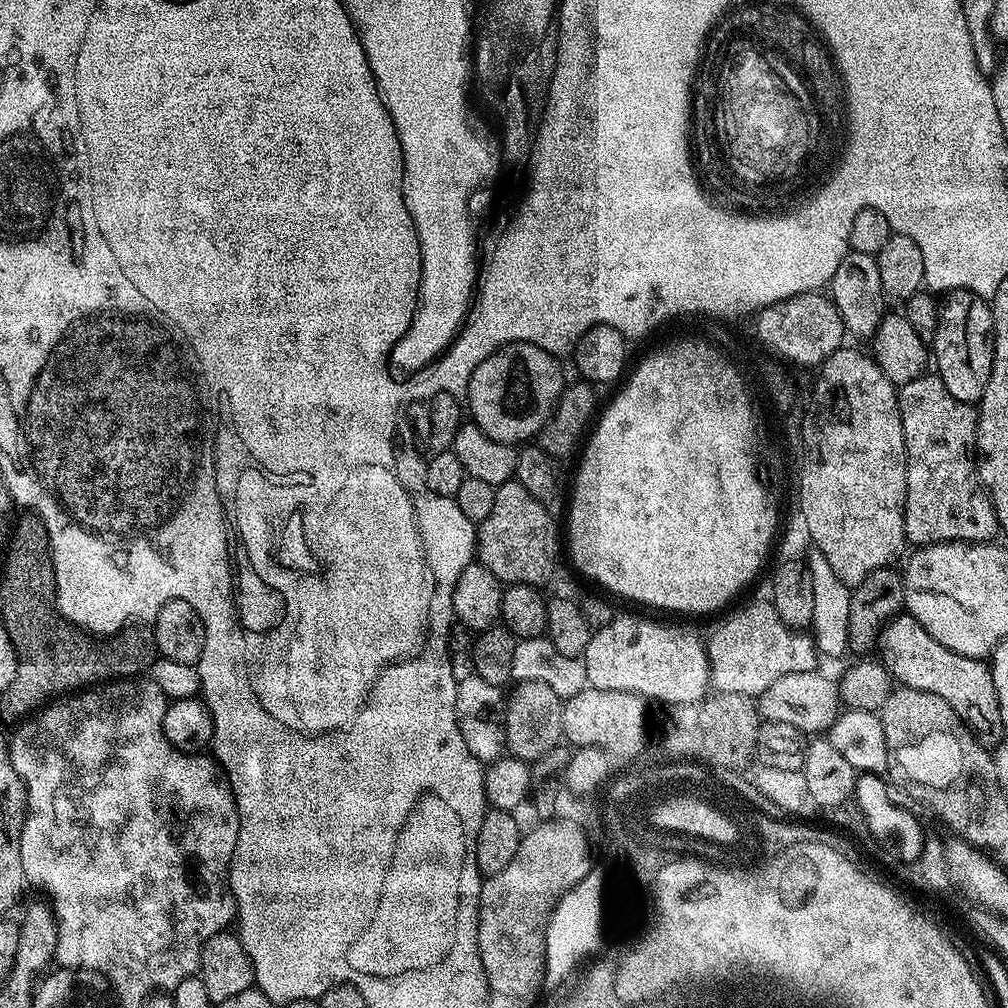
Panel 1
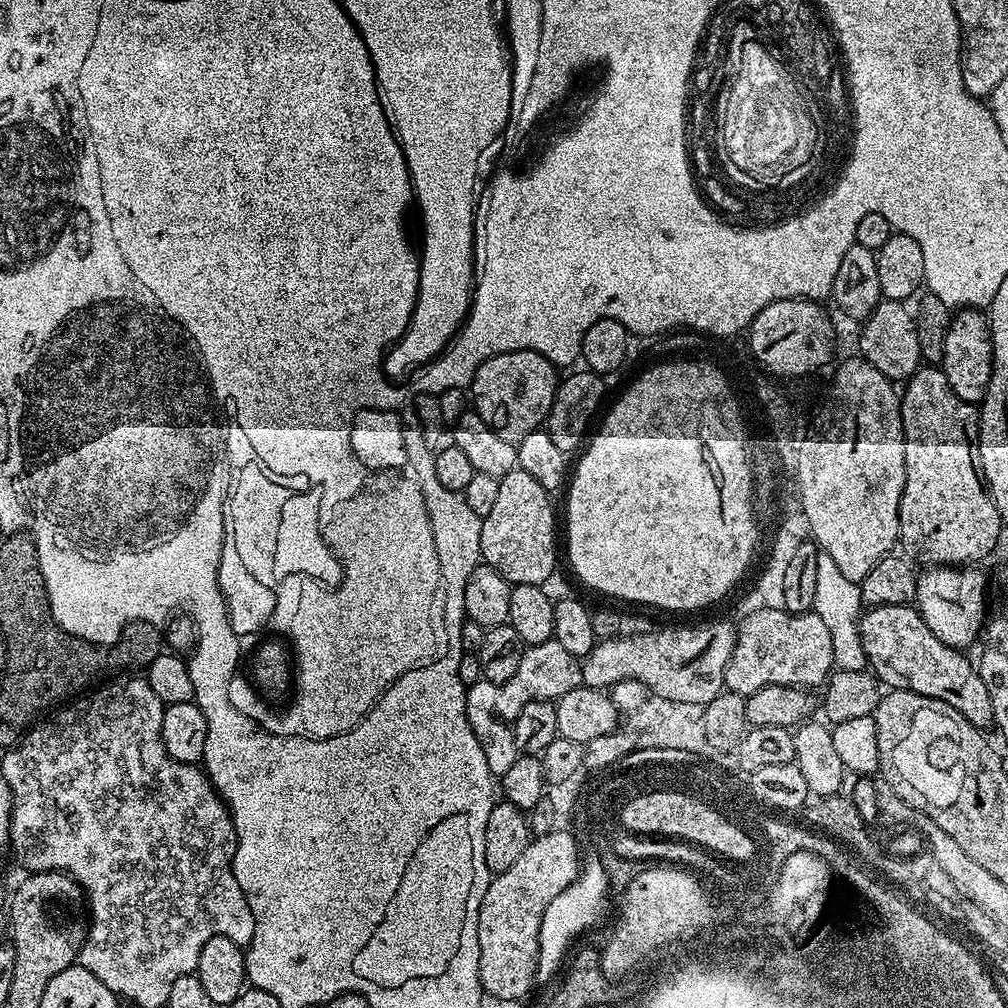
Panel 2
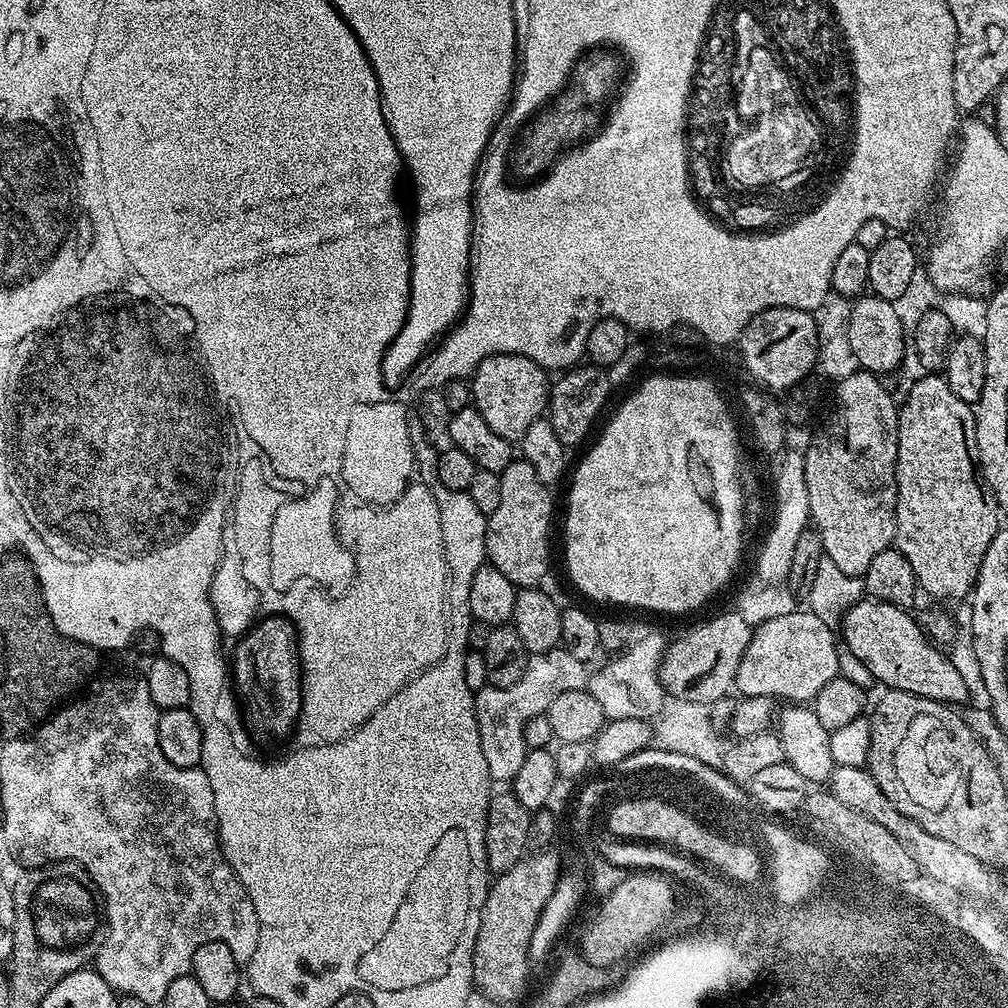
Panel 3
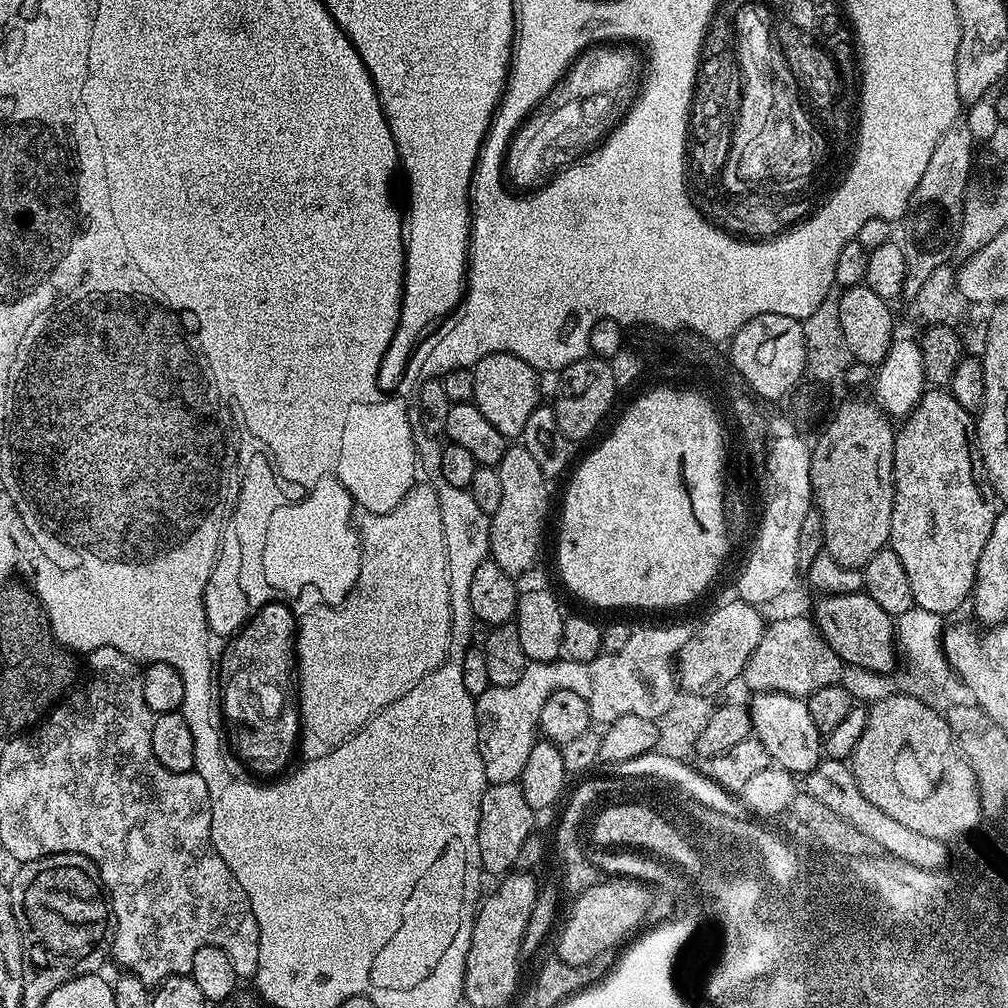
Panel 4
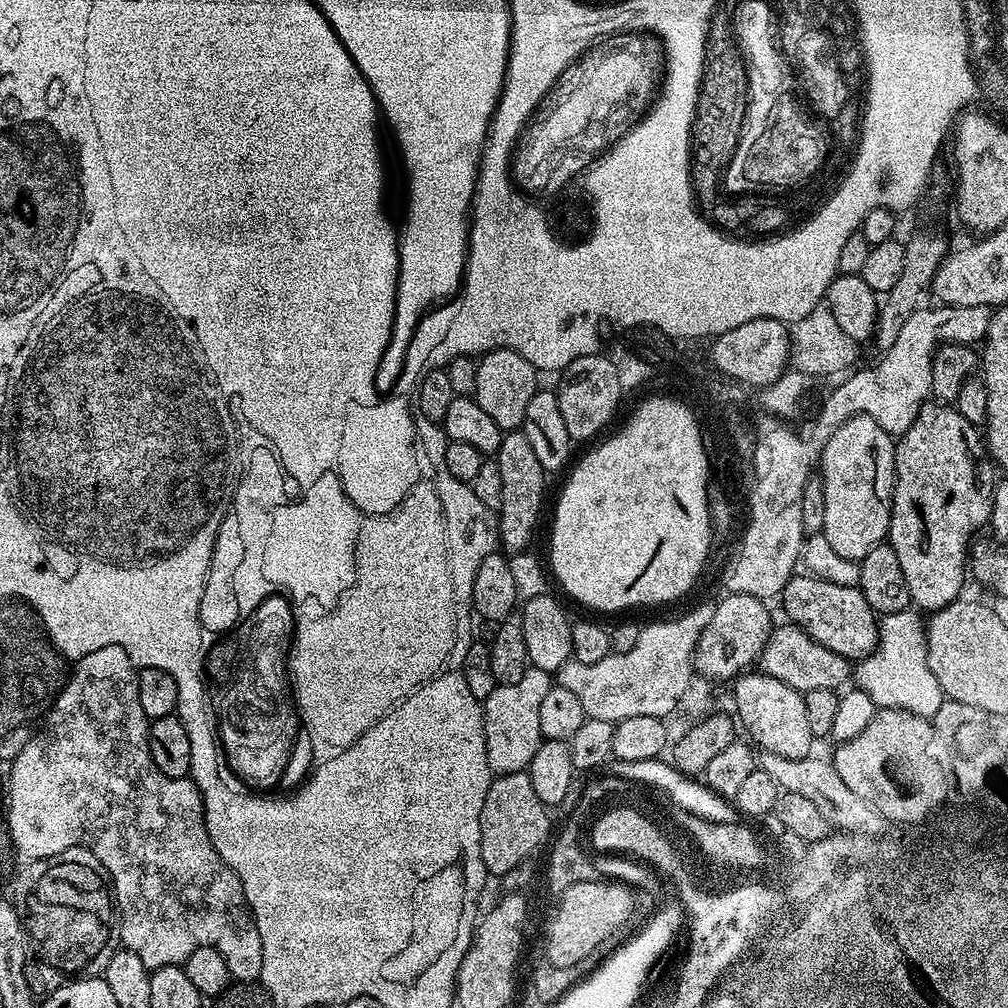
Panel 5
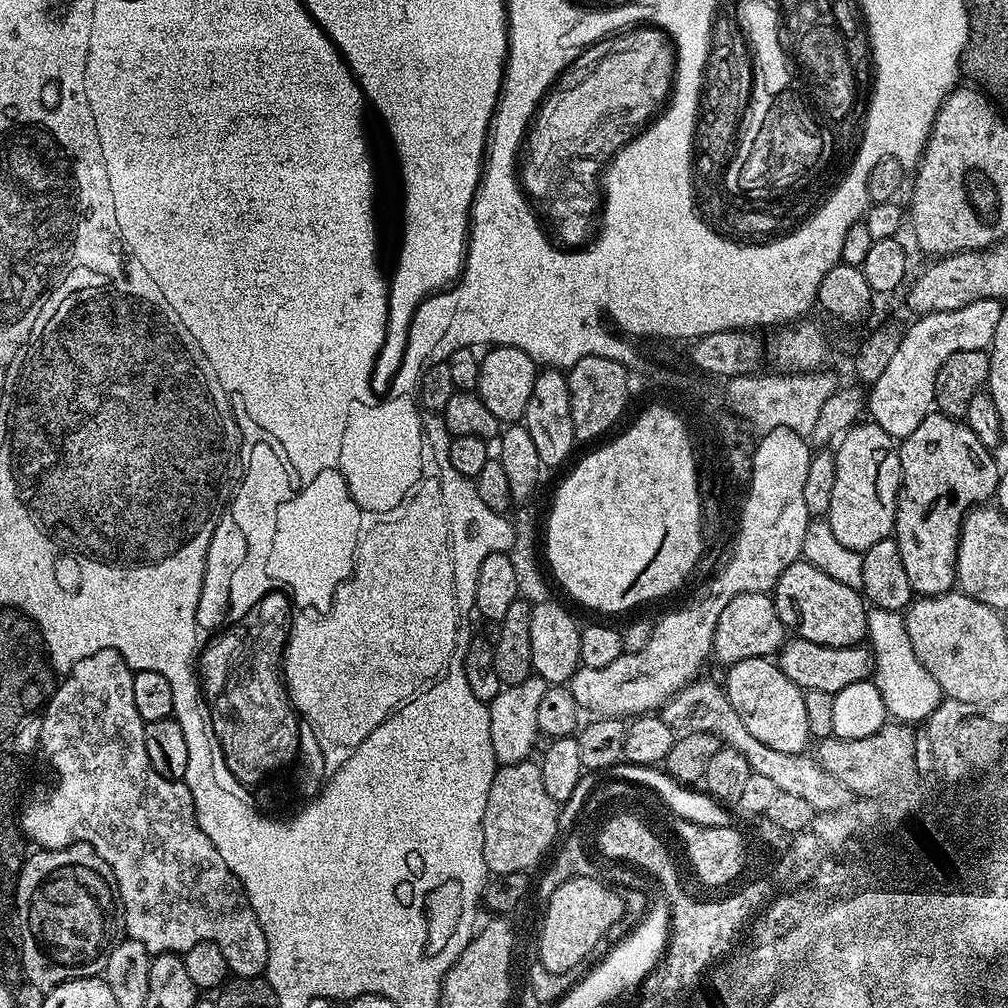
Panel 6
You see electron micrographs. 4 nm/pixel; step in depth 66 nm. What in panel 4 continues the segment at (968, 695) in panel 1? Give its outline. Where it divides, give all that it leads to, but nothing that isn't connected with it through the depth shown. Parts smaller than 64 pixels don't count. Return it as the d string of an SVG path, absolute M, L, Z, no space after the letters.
M863 590L833 596L824 594L819 599L816 609L810 612L811 619L841 662L879 674L891 673L898 657L893 617L888 616L886 610L882 610L882 606L878 606L878 602L874 602L874 598L870 598Z

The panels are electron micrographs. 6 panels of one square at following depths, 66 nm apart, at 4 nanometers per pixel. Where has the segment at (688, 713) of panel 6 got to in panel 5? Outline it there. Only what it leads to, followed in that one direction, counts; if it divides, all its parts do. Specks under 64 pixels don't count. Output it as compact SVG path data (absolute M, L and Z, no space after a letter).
M761 751L758 756L758 768L759 771L770 774L770 778L774 778L781 793L802 794L802 798L814 802L814 806L818 806L818 810L833 829L847 830L852 834L871 834L873 837L881 833L884 817L865 800L858 798L858 794L854 794L854 790L850 790L846 782L842 782L842 777L827 755L813 754L791 760L782 758L782 754Z

